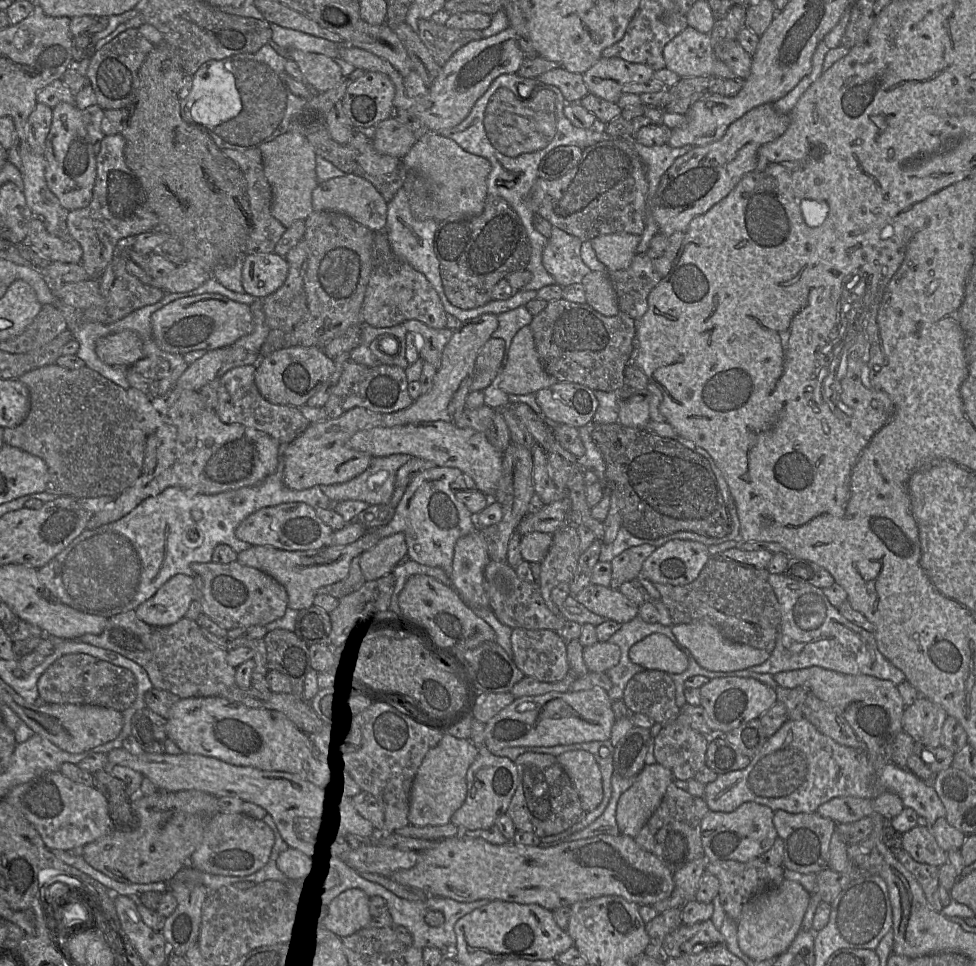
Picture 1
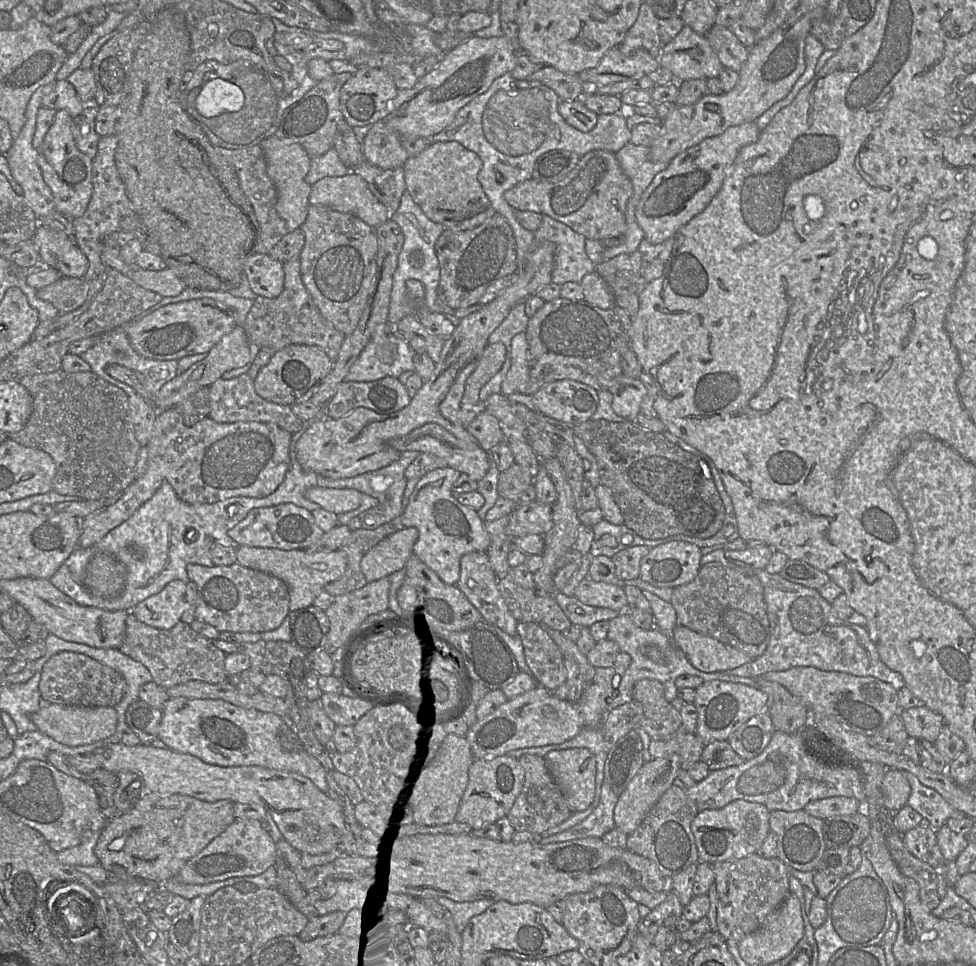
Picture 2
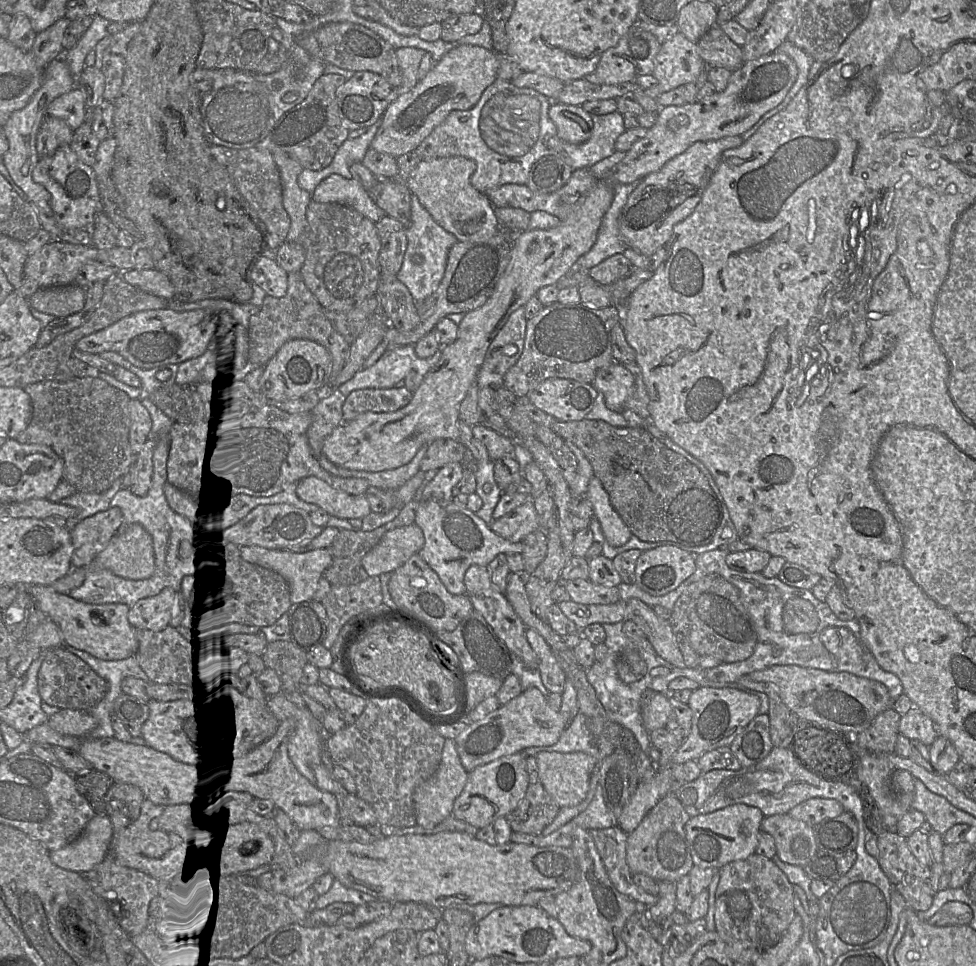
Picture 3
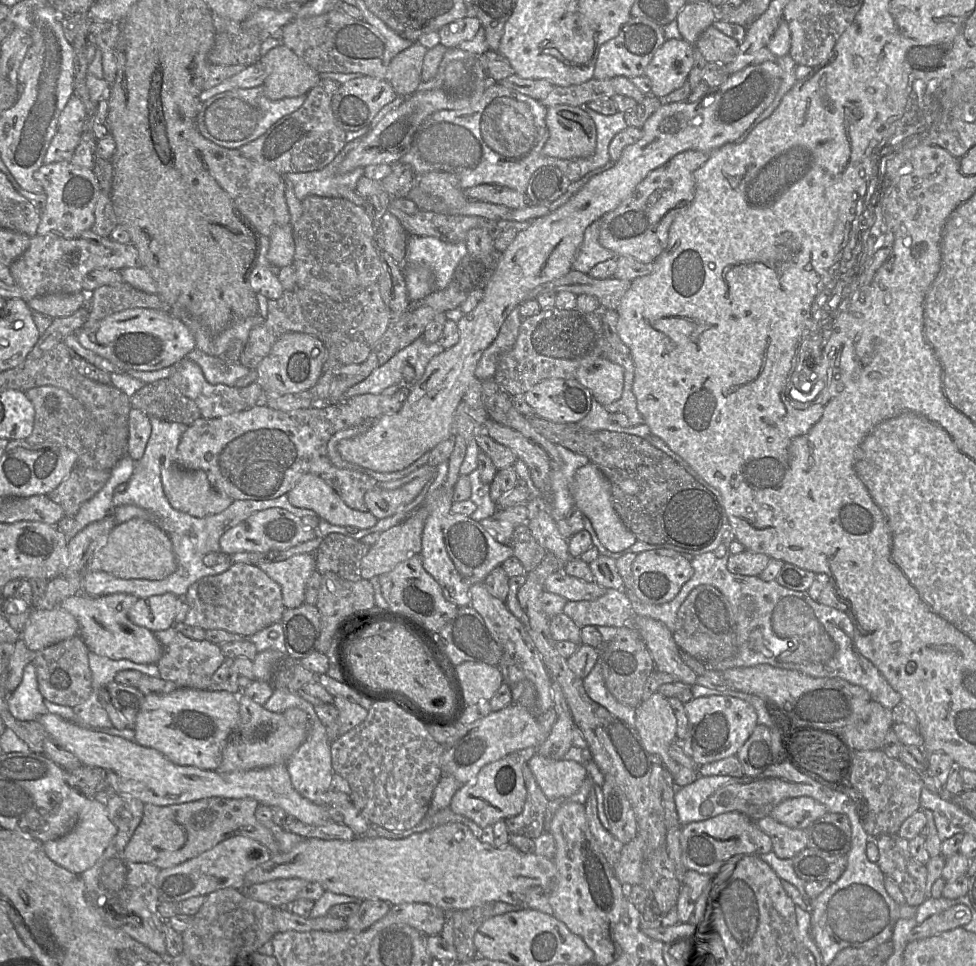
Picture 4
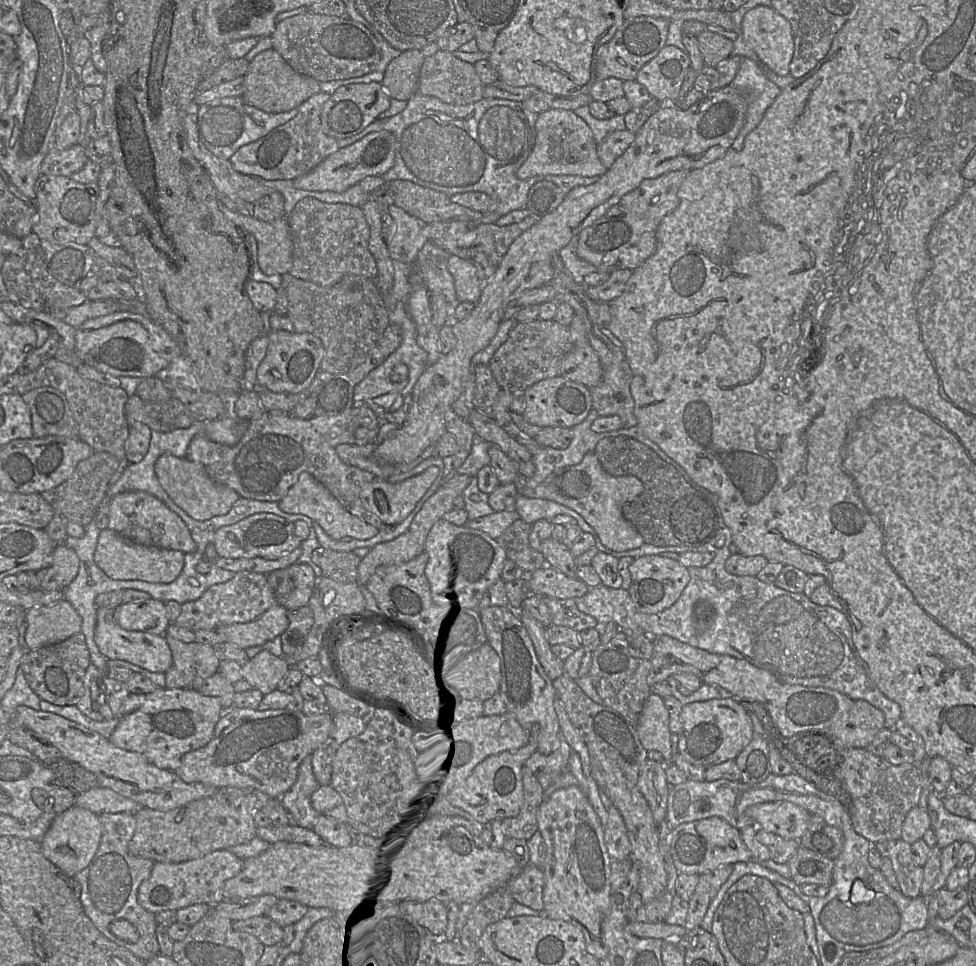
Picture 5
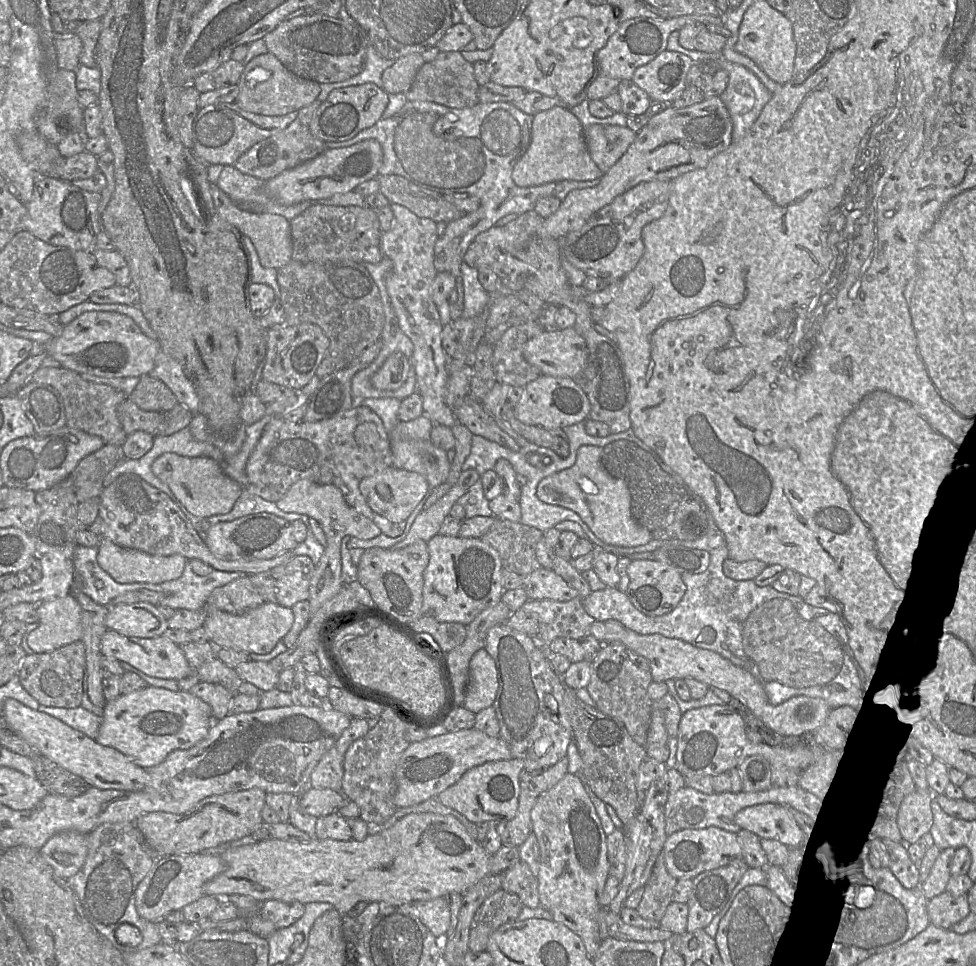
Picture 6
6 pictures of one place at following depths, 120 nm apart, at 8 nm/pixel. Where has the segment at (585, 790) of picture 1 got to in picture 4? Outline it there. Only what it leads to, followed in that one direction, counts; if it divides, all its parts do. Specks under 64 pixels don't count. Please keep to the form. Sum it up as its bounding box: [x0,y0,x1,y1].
[527,753,588,801]

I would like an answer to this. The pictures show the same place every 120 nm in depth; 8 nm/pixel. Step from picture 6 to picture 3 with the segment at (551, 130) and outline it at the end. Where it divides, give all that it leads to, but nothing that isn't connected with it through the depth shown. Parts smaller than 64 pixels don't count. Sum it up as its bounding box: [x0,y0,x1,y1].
[549,102,594,144]

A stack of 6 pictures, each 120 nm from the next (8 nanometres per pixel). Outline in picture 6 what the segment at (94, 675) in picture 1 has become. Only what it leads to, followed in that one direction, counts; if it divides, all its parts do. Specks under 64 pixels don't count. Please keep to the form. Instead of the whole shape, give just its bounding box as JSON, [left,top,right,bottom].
[18,640,85,709]

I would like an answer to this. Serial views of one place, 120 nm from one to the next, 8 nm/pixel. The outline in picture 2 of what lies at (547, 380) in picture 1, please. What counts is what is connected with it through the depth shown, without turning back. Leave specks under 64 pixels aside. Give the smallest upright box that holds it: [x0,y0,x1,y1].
[501,333,528,396]

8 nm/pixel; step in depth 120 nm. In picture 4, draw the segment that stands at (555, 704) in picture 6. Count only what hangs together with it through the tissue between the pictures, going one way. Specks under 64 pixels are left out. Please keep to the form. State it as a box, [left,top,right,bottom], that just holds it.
[469,582,553,713]

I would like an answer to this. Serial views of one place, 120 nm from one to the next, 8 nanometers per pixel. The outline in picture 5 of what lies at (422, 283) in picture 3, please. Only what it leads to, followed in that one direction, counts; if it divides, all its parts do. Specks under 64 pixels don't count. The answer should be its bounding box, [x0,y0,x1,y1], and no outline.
[448,255,484,304]

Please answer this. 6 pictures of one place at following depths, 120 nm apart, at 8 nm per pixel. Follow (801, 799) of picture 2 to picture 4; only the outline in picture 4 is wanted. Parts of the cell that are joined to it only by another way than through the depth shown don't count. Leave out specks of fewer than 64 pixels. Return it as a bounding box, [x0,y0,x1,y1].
[674,760,861,826]

